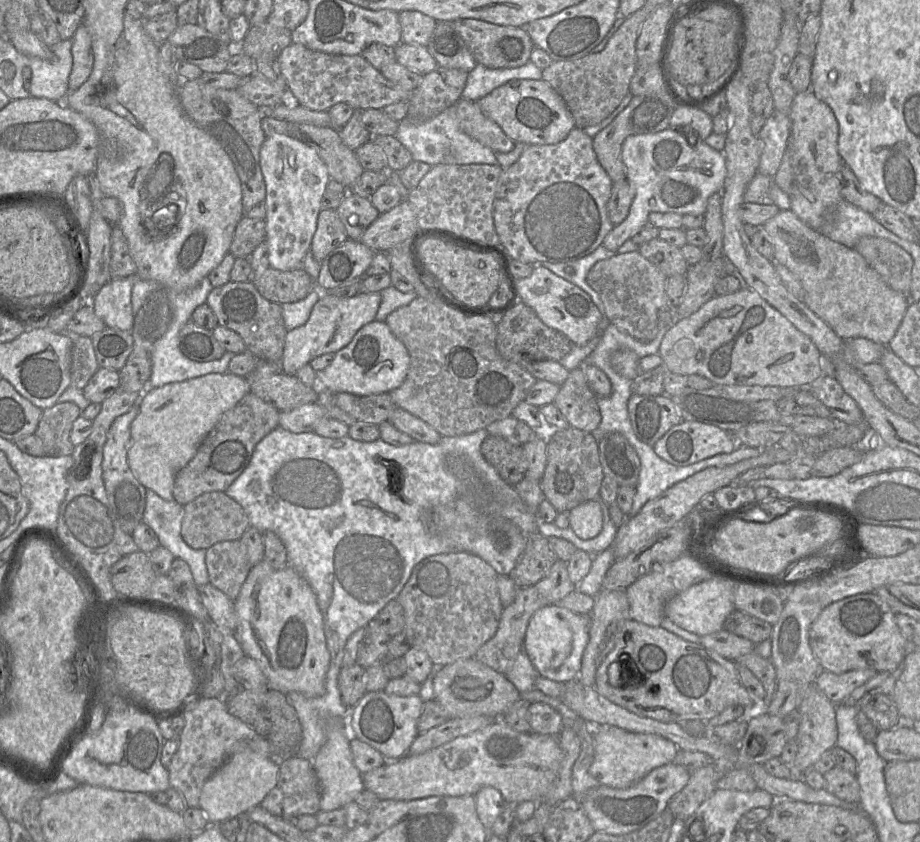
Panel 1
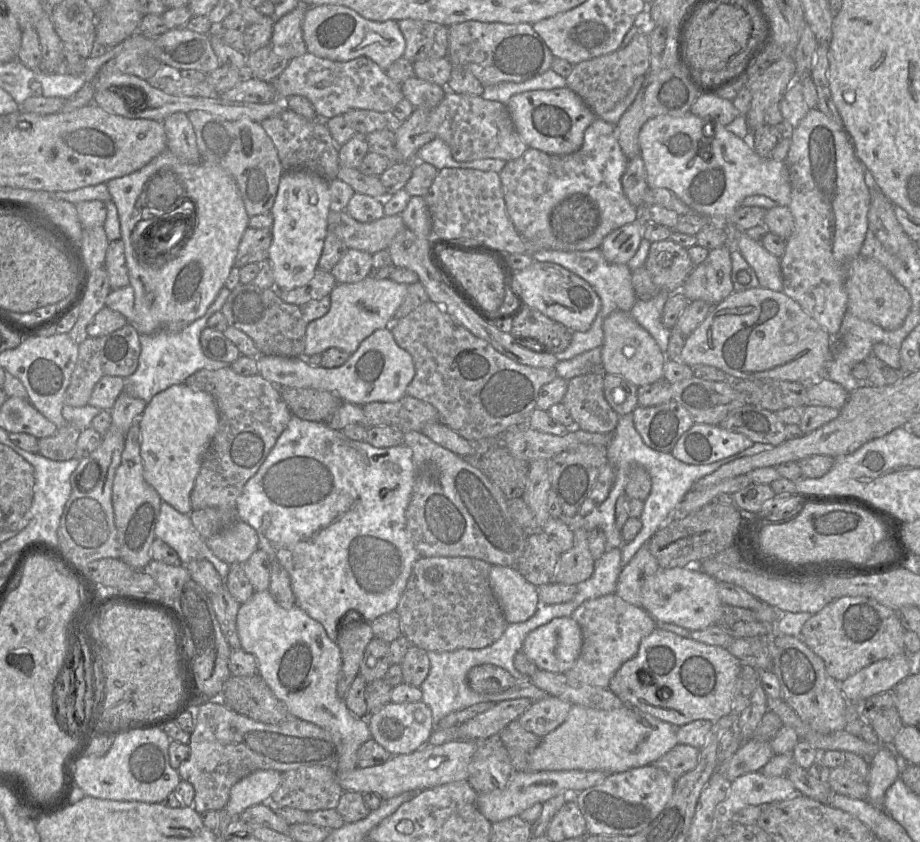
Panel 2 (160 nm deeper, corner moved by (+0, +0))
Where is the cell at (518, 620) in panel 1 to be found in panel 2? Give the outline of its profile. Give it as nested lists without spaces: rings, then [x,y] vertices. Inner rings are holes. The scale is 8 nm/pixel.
[[[584,529],[574,531],[573,547],[560,555],[553,582],[577,585],[591,577],[595,560],[589,550],[589,532]]]

